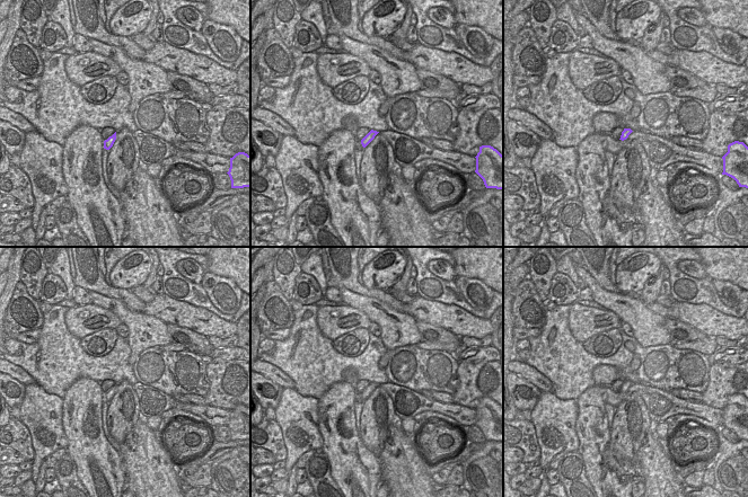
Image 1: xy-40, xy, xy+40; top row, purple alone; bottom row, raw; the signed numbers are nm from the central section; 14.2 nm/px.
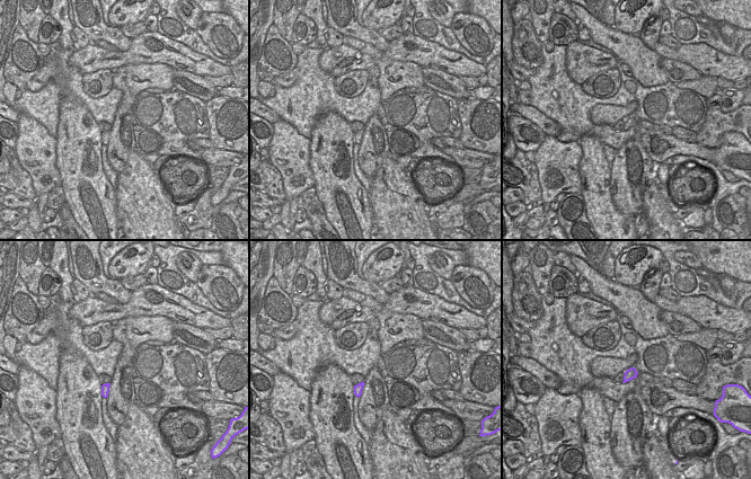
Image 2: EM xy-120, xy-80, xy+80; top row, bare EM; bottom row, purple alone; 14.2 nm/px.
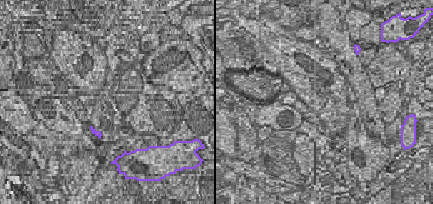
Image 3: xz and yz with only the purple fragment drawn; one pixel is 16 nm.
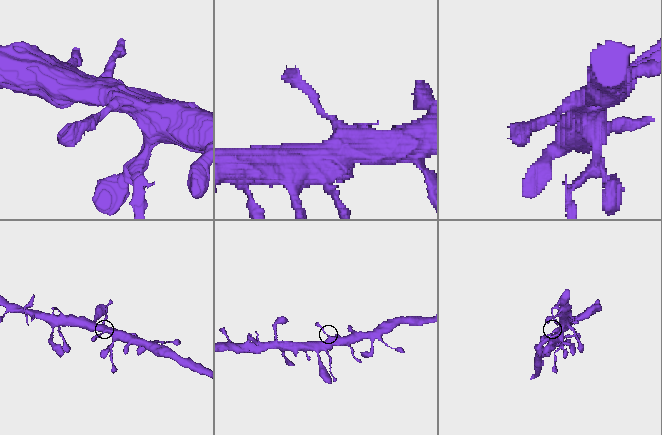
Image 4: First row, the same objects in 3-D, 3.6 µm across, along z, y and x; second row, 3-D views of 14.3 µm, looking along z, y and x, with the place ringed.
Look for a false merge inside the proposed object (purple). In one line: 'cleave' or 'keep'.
keep

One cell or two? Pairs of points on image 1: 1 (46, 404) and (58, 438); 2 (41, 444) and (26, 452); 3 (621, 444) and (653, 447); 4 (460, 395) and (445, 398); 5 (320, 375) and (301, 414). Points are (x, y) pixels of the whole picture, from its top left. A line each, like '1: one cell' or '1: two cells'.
1: one cell
2: two cells
3: two cells
4: two cells
5: two cells

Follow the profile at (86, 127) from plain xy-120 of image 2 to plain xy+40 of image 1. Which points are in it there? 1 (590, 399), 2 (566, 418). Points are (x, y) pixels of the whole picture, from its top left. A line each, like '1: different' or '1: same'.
1: same
2: different

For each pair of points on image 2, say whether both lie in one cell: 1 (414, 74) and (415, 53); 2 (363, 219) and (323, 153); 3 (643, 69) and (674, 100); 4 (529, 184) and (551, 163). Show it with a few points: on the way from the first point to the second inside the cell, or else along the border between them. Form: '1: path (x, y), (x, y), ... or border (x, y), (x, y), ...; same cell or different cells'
1: border (389, 58), (396, 61), (413, 61), (422, 67); different cells
2: path (352, 203), (349, 194), (335, 180), (332, 169); same cell
3: border (635, 78), (645, 87), (661, 86), (668, 81); different cells
4: border (533, 162), (537, 169), (540, 197); different cells

